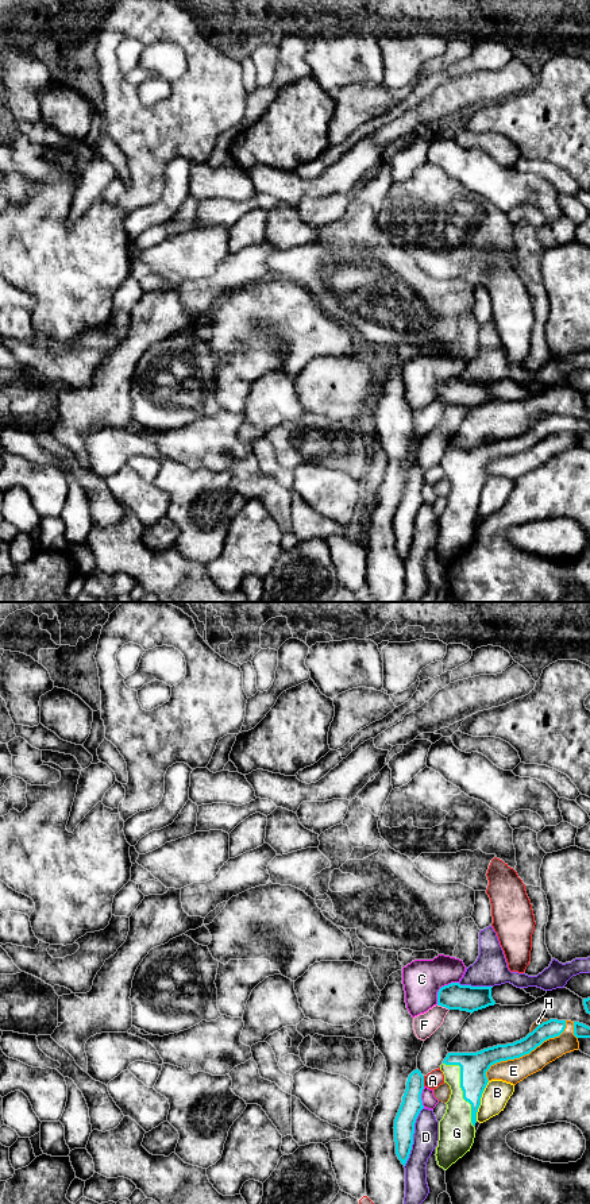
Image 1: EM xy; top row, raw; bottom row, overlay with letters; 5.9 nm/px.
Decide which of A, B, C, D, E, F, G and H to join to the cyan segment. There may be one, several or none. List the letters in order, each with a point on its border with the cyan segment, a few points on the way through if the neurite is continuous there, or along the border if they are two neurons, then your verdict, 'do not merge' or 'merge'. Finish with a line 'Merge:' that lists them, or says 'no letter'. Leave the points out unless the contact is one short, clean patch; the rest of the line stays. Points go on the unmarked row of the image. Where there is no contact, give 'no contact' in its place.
A: xy (423, 477) | do not merge
B: xy (479, 497) | do not merge
C: xy (442, 382) | do not merge
D: xy (412, 532) | do not merge
E: xy (525, 448) | do not merge
F: xy (443, 401) | do not merge
G: xy (461, 482) | merge
H: xy (539, 420) | do not merge
Merge: G

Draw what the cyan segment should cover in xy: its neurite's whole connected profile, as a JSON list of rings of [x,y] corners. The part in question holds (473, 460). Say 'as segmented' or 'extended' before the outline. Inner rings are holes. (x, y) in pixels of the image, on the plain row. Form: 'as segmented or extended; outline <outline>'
extended; outline [[[549,414],[539,420],[525,433],[497,440],[477,448],[448,448],[440,460],[451,490],[446,509],[439,517],[436,556],[447,566],[470,547],[475,533],[477,508],[489,478],[486,467],[491,460],[529,449],[544,436],[559,432],[566,416]]]

